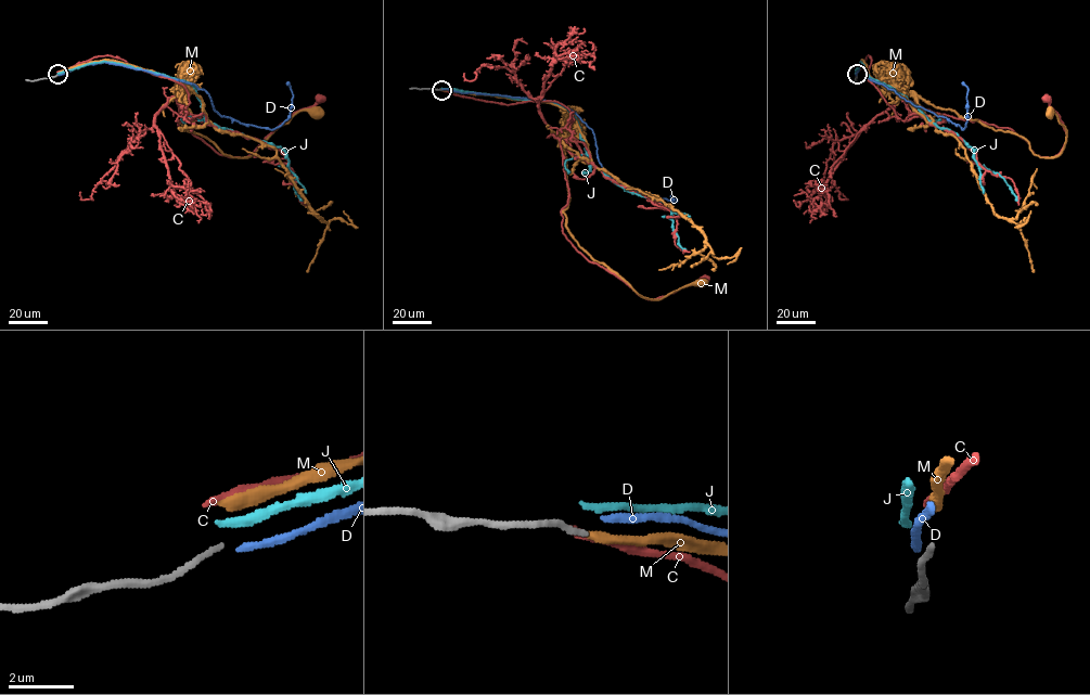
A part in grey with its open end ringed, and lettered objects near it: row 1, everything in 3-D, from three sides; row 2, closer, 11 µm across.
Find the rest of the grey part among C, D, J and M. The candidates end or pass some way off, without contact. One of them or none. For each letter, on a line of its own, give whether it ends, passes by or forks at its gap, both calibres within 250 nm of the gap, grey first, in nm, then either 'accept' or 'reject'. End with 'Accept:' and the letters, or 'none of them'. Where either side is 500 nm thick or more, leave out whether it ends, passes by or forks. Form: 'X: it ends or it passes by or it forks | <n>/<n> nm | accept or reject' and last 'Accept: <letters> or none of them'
C: it ends | 150/280 nm | reject
D: it ends | 150/200 nm | reject
J: it ends | 150/280 nm | reject
M: it ends | 150/320 nm | reject
Accept: none of them

